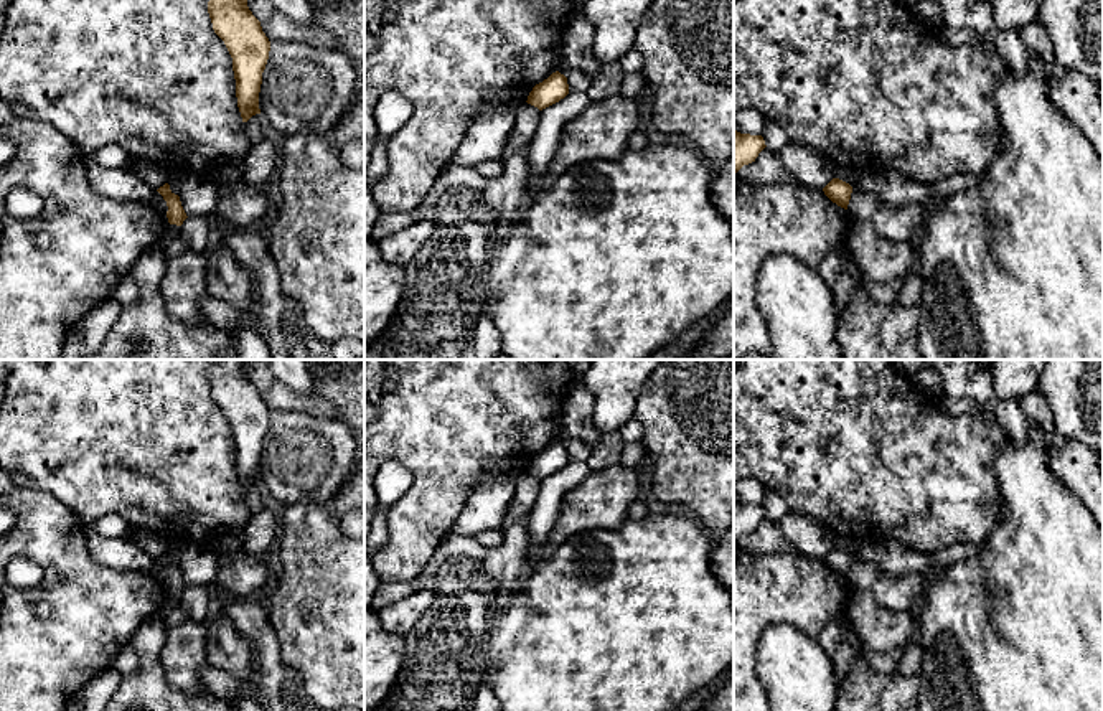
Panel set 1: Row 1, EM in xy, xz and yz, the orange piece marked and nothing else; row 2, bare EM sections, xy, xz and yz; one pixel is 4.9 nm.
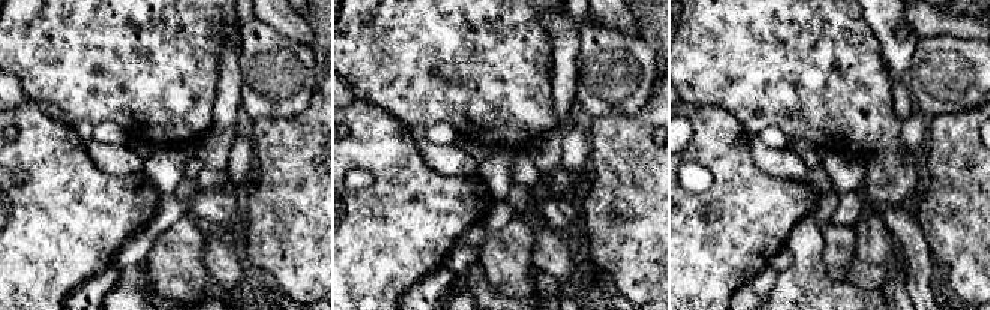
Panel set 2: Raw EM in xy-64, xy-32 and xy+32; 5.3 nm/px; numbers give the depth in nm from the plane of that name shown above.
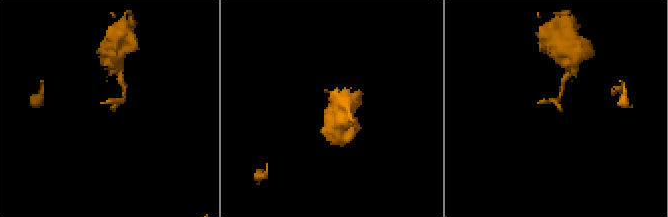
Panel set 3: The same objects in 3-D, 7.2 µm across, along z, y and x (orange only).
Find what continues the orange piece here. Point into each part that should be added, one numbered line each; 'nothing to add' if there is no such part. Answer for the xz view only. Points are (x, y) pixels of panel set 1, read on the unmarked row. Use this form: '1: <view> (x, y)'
nothing to add

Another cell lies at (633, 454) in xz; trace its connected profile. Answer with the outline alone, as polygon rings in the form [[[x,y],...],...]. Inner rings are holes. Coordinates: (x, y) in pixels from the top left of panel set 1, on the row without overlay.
[[[627,442],[620,455],[620,465],[628,470],[636,470],[646,460],[646,450],[641,442]]]

